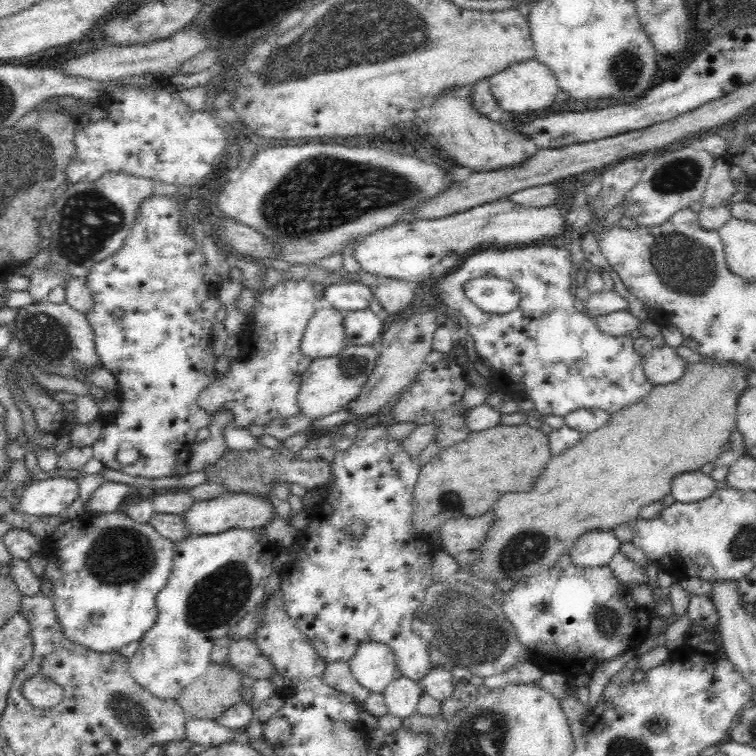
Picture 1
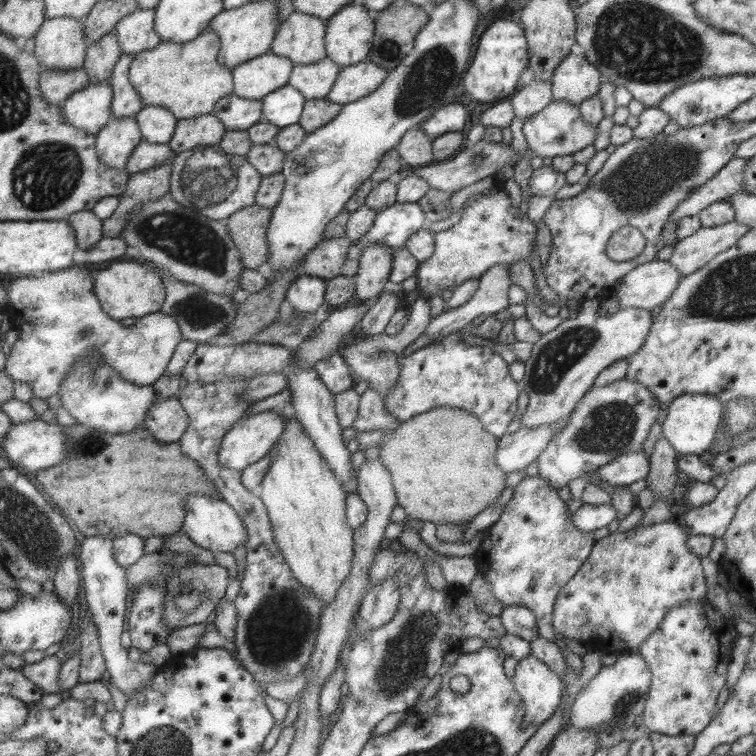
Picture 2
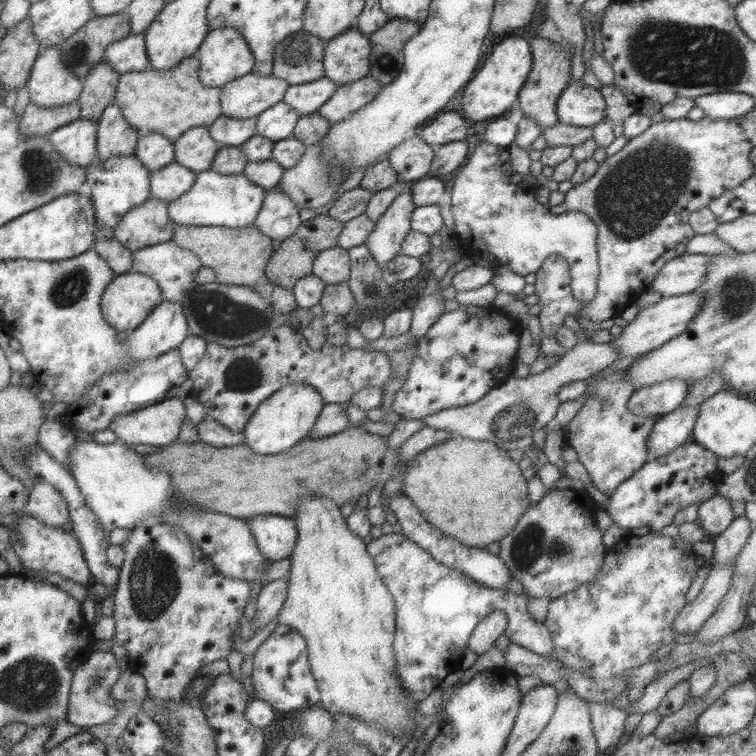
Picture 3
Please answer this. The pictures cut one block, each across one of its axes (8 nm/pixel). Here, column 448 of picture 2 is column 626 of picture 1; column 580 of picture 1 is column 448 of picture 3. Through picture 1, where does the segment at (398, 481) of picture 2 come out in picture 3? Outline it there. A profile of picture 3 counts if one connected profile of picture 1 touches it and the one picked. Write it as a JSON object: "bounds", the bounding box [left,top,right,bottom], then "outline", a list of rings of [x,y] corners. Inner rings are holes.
{"bounds":[400,435,530,549],"outline":[[[453,435],[449,440],[437,444],[437,446],[431,446],[427,450],[421,451],[419,454],[414,456],[415,462],[409,466],[409,470],[404,472],[402,488],[400,492],[405,495],[407,498],[410,498],[411,502],[420,510],[420,513],[423,515],[423,518],[429,523],[432,524],[435,528],[438,528],[439,532],[461,542],[465,548],[481,548],[485,549],[488,544],[497,542],[509,534],[513,530],[513,526],[519,520],[519,517],[525,512],[525,509],[530,505],[529,499],[527,498],[527,489],[525,489],[527,481],[523,476],[521,476],[522,469],[519,468],[519,464],[515,464],[513,460],[507,454],[507,451],[498,448],[495,444],[488,441],[475,441],[470,439],[465,439]]]}

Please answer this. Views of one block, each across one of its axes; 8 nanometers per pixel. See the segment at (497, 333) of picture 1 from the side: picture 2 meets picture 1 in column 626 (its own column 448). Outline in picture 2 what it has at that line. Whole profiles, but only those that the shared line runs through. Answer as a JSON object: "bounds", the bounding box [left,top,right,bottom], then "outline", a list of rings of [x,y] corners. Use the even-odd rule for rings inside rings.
{"bounds":[383,332,520,439],"outline":[[[455,332],[434,340],[403,358],[396,381],[385,395],[383,407],[399,423],[433,408],[449,407],[465,410],[479,420],[488,434],[499,439],[506,434],[509,423],[517,414],[517,394],[520,388],[520,384],[509,376],[508,364],[499,354],[493,353],[489,347],[469,345],[461,340],[458,332]]]}

